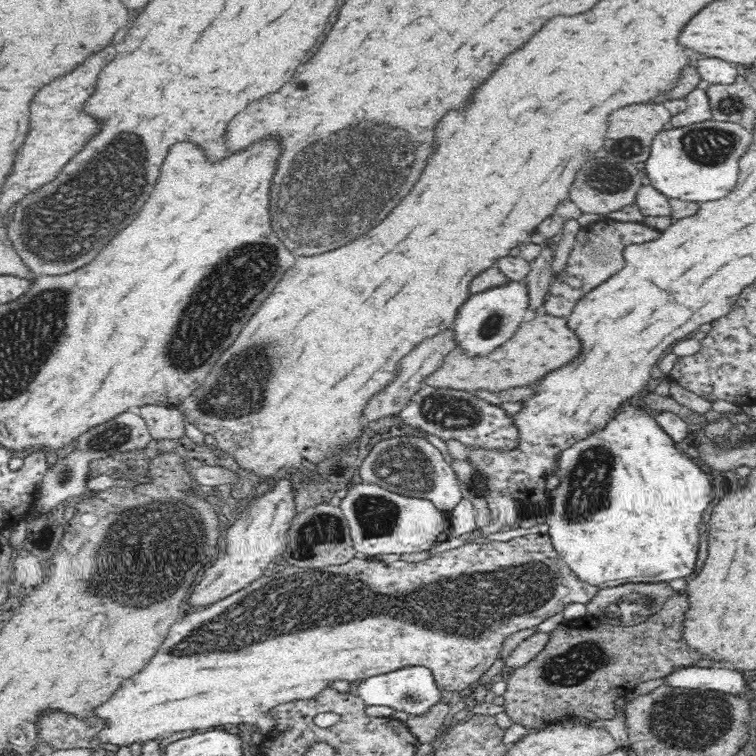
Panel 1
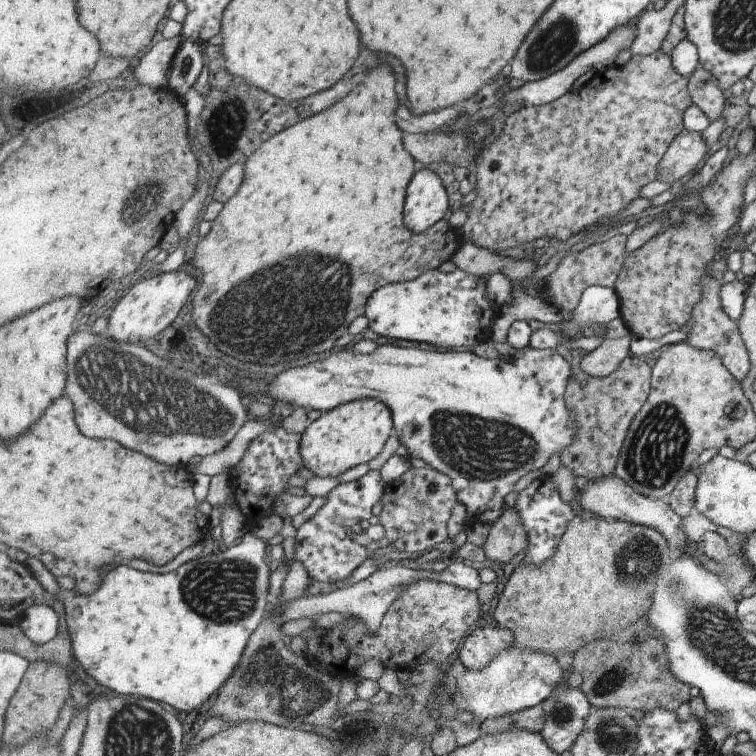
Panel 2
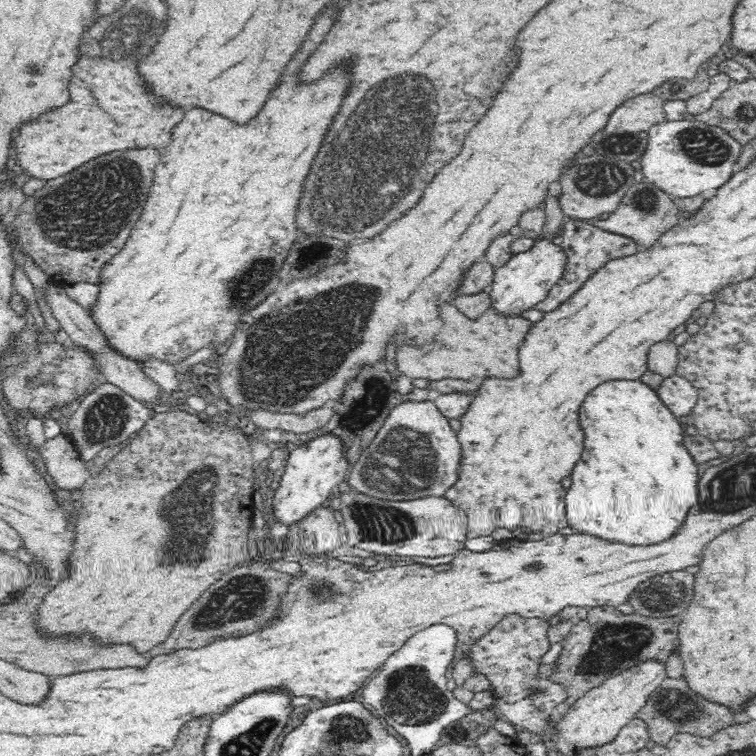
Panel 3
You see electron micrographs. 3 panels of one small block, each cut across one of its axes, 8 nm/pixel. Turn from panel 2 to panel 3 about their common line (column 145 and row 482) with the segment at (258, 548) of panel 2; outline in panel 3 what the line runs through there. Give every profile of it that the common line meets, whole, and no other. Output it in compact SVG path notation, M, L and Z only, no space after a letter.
M612 380L594 388L580 406L584 432L582 458L570 472L571 486L564 494L567 521L574 530L618 540L624 544L656 544L672 536L698 500L696 461L685 448L685 434L658 393L640 380Z

